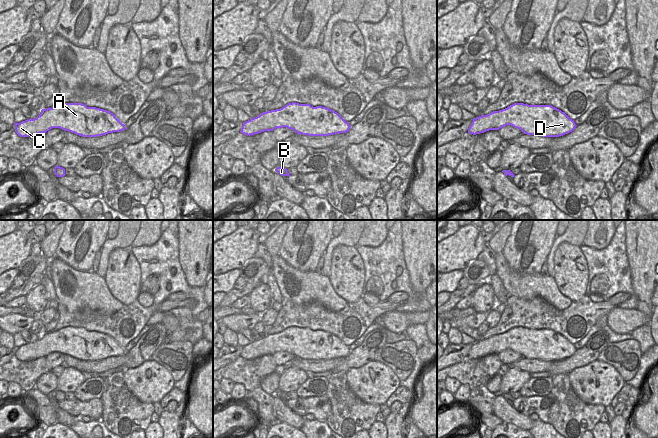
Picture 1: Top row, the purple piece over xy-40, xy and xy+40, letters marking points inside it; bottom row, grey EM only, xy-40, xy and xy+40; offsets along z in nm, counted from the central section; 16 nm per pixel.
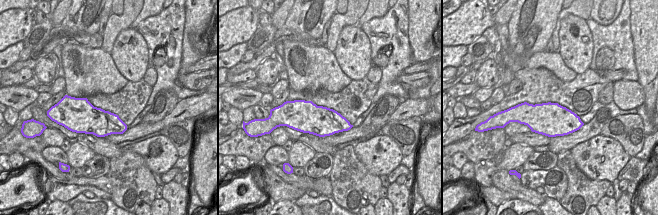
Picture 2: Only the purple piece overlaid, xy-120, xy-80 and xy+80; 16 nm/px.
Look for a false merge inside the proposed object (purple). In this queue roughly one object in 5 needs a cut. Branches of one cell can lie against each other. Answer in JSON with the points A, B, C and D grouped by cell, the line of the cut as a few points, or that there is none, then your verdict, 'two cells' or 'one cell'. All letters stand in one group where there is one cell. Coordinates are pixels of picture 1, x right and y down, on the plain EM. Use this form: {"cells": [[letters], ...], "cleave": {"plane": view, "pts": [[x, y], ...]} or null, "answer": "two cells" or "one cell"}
{"cells": [["A", "B", "C", "D"]], "cleave": null, "answer": "one cell"}

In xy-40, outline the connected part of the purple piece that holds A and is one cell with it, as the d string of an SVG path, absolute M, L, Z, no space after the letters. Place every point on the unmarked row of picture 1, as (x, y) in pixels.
M65 327L58 331L42 333L36 342L27 343L20 347L14 346L14 350L16 358L20 361L46 357L52 352L60 352L82 361L97 361L126 353L125 349L111 336L96 331L87 331L82 327Z

